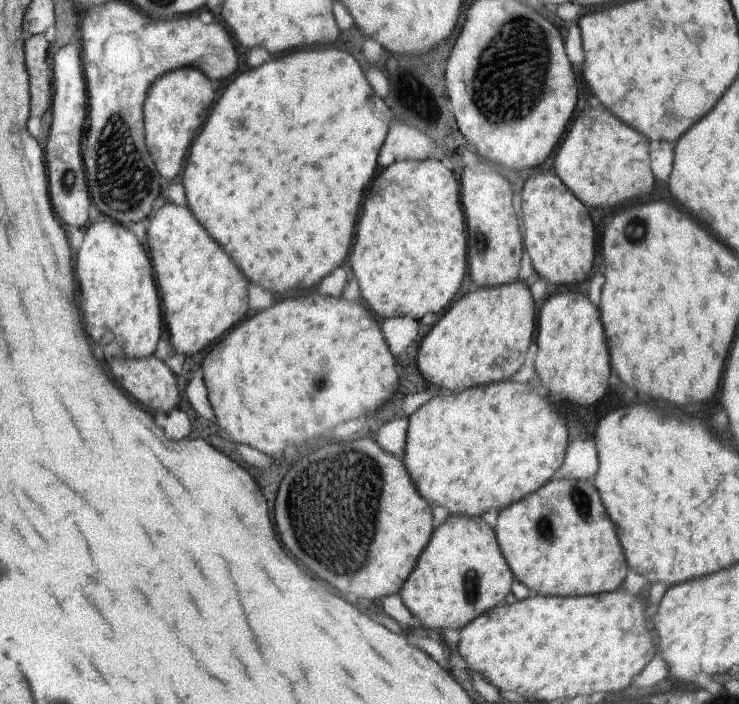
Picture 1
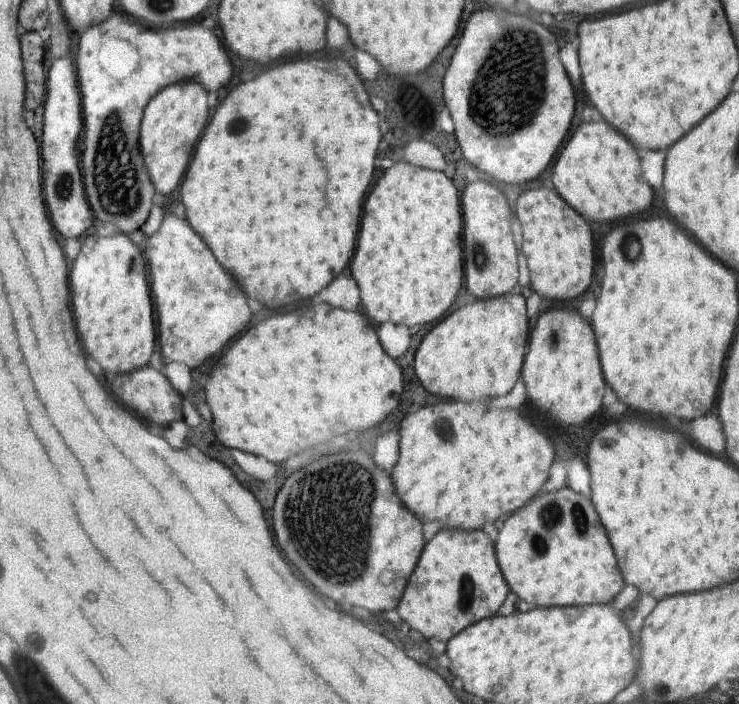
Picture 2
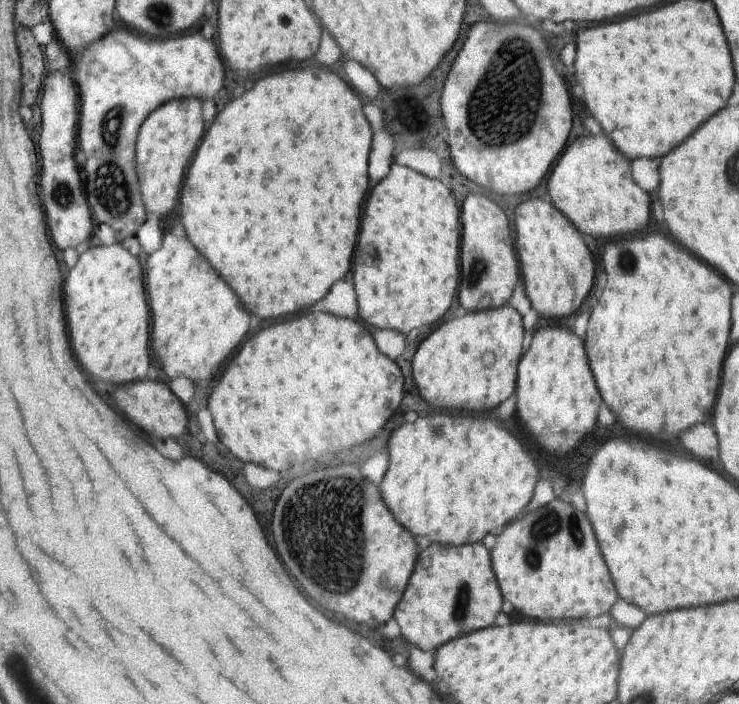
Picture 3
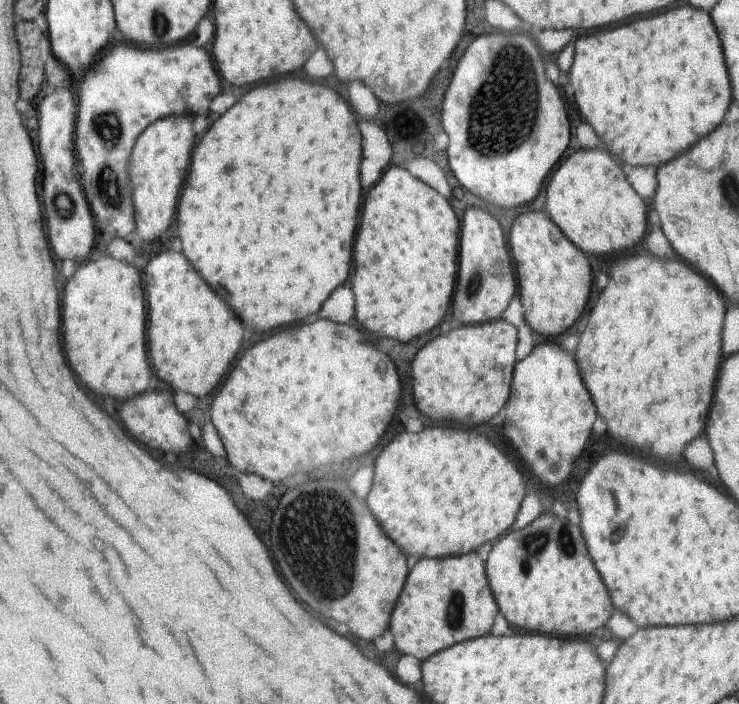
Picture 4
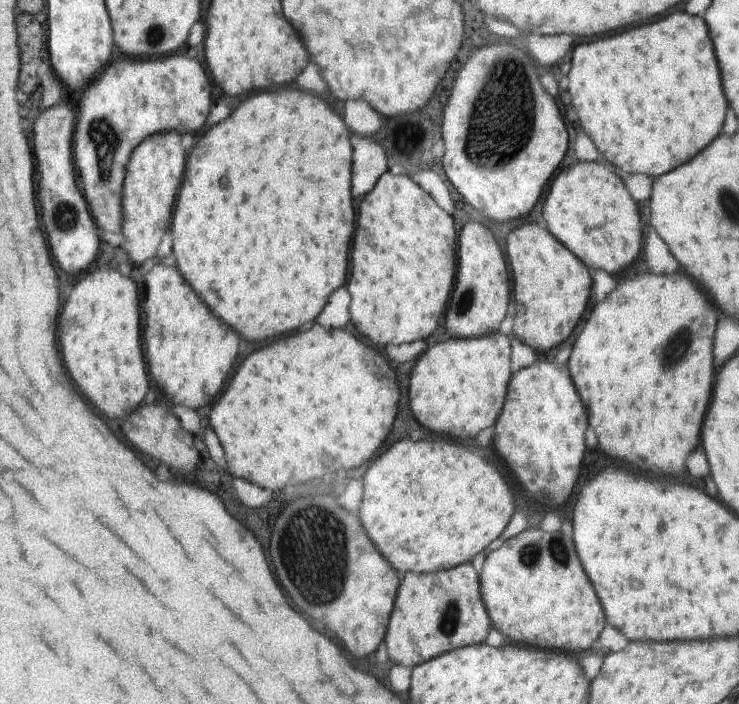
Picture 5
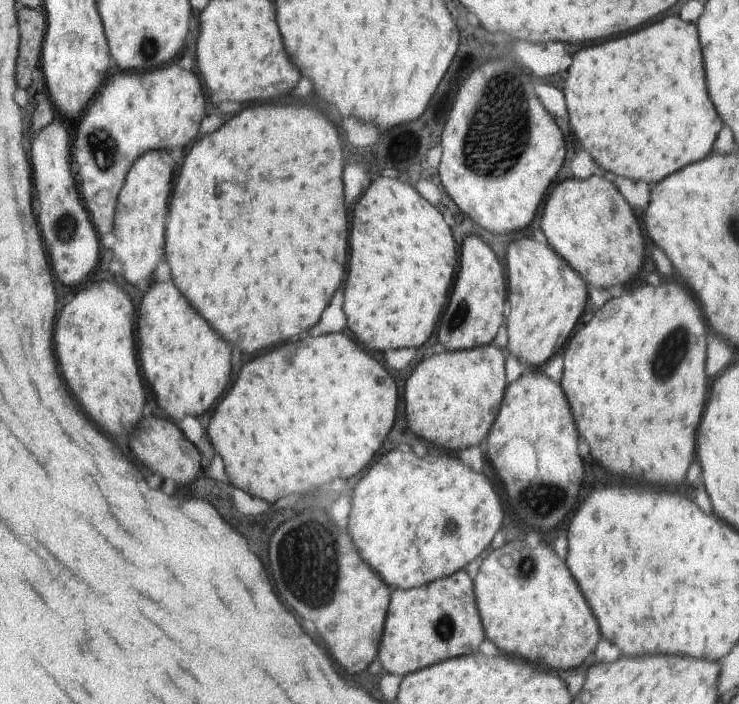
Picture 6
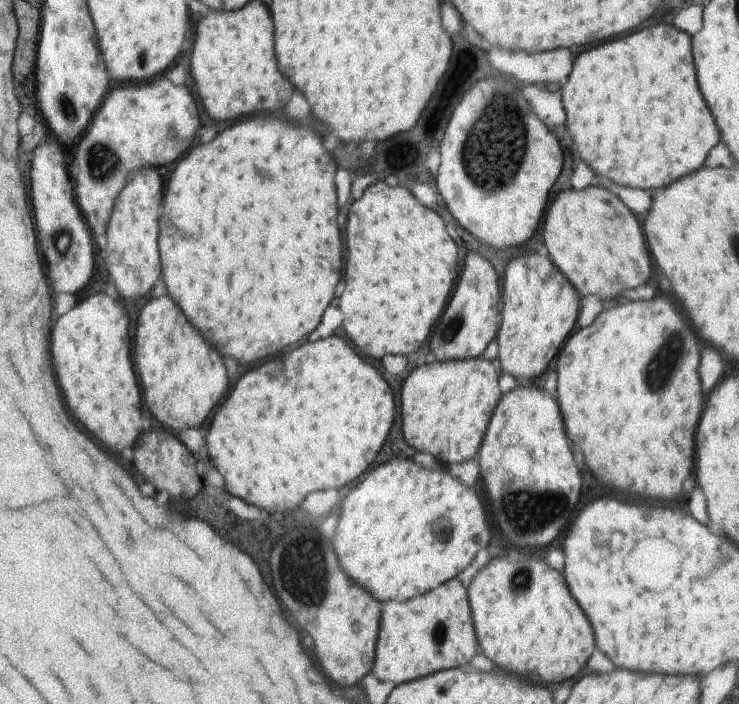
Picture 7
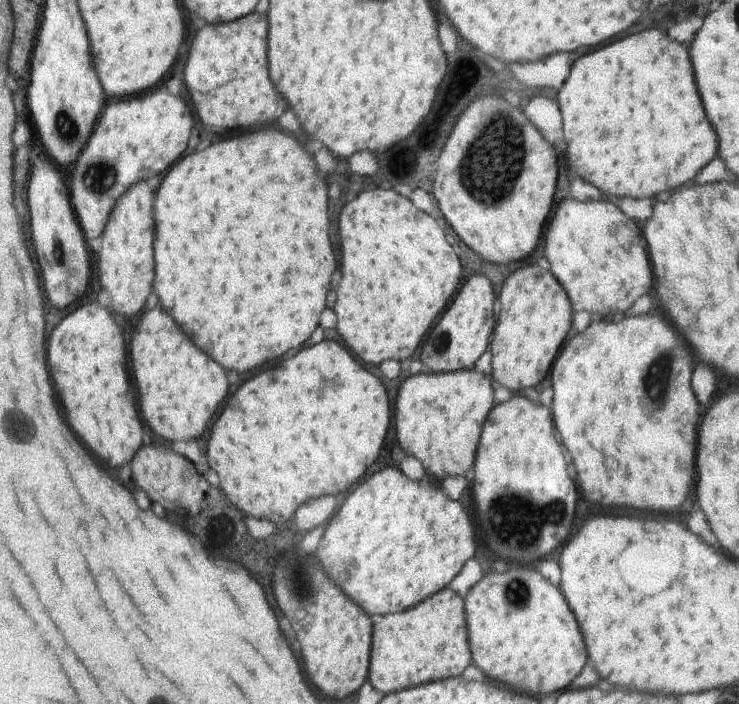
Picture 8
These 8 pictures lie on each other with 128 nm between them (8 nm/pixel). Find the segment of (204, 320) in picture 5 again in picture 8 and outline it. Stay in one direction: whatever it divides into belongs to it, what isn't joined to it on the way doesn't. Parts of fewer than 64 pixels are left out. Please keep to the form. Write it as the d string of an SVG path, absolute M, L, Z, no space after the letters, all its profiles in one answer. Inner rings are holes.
M160 308L140 315L134 326L130 354L148 426L166 440L198 440L228 394L224 368L202 352Z

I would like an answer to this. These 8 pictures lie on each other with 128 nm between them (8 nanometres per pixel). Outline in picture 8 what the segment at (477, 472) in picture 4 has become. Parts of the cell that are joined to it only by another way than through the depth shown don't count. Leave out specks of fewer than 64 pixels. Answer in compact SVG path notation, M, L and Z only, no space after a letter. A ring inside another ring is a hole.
M387 467L379 472L374 472L370 478L366 478L363 482L360 482L356 486L354 492L342 498L342 504L337 509L336 514L328 522L328 528L318 544L318 560L320 560L320 566L322 570L328 574L328 578L352 600L356 602L368 616L374 616L374 614L396 614L396 612L404 612L413 606L416 606L419 602L426 600L429 596L440 592L443 588L448 587L451 580L462 570L466 561L474 554L476 554L476 532L474 532L474 526L472 526L472 520L470 516L462 508L460 501L451 500L444 494L441 482L436 479L425 479L423 481L414 482L406 477L406 474L402 472L398 467Z

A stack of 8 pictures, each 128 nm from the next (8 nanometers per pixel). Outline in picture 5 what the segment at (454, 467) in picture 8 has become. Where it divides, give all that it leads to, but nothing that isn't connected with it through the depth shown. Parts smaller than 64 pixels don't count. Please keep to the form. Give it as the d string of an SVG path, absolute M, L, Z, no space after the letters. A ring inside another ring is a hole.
M499 331L492 332L482 338L450 338L444 342L438 342L423 352L412 366L412 378L410 378L410 408L416 424L429 432L442 432L448 438L464 440L478 436L480 430L495 424L502 412L508 383L511 379L510 370L510 338Z

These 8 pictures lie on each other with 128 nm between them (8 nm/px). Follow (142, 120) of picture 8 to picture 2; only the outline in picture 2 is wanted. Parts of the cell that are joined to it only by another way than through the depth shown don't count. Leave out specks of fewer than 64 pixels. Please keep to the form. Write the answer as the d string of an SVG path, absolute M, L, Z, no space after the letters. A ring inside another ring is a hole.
M120 12L104 20L102 24L90 26L86 32L80 34L75 59L82 94L84 126L86 126L86 140L82 152L82 178L88 202L98 220L114 224L120 233L128 234L141 230L141 226L149 216L156 194L156 188L146 172L138 144L138 130L146 104L166 86L185 81L199 84L207 92L216 92L224 88L232 76L232 62L228 56L228 48L222 46L222 42L212 29L204 28L198 20L155 31Z

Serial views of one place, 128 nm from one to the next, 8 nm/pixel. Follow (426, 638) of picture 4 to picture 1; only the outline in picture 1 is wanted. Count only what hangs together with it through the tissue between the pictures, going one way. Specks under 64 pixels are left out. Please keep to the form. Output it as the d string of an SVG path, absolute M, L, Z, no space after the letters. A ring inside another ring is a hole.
M481 516L449 517L433 530L416 568L404 582L399 595L412 616L437 632L460 630L484 612L505 601L514 574L506 562L493 528Z

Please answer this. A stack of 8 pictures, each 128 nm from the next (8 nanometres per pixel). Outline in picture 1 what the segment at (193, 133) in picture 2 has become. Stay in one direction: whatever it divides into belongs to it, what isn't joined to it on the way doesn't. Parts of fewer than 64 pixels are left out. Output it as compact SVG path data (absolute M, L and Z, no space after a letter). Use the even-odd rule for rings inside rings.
M182 67L160 76L148 91L144 101L143 118L146 124L146 144L152 160L158 166L165 184L179 174L192 141L206 122L214 102L211 80L199 69Z

